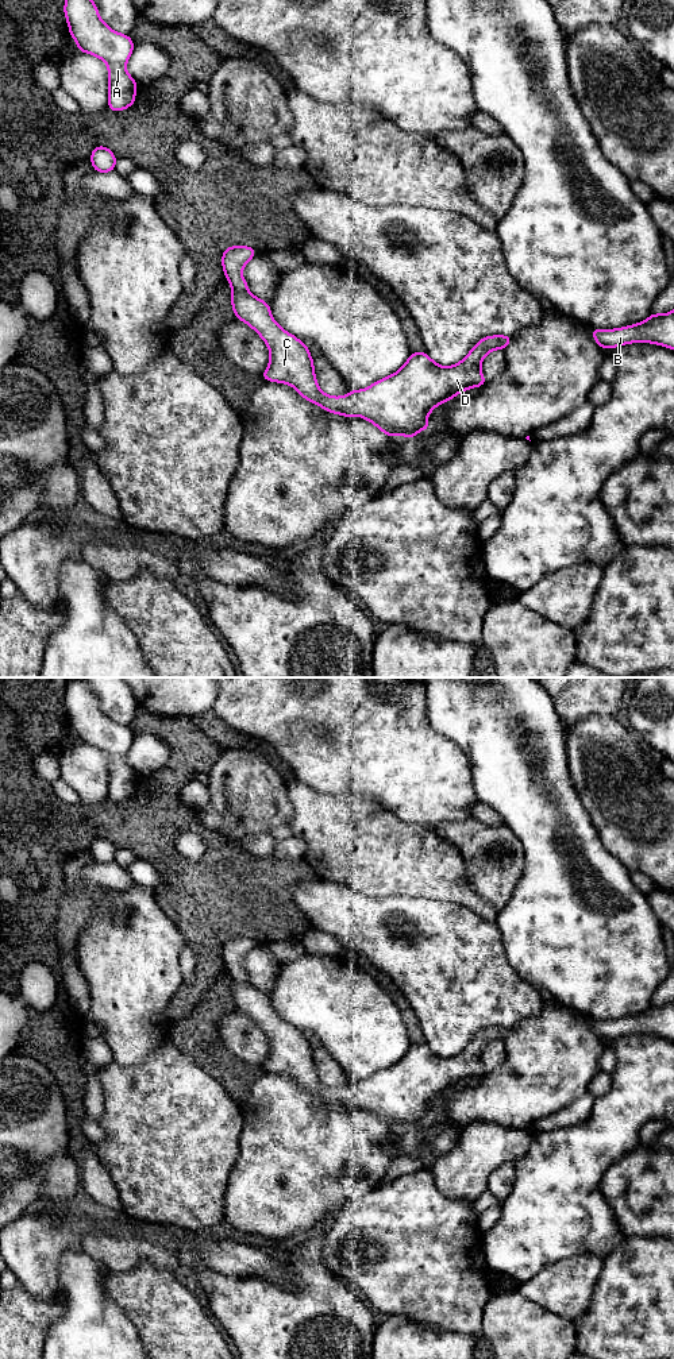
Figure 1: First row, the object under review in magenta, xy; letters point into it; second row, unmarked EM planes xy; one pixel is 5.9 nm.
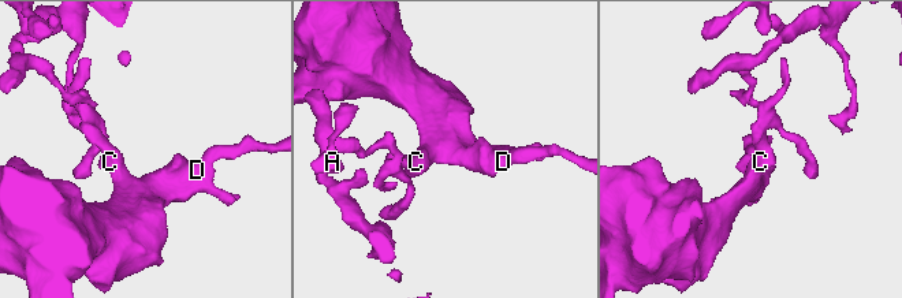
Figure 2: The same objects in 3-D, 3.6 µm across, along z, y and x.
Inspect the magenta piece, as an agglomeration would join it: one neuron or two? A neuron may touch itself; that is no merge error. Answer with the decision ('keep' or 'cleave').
cleave

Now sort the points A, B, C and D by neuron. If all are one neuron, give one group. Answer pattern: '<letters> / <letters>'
A / B C D

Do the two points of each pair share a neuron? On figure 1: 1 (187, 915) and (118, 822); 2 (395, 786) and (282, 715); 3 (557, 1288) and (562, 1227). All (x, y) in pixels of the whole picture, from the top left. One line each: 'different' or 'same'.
1: same
2: same
3: different

